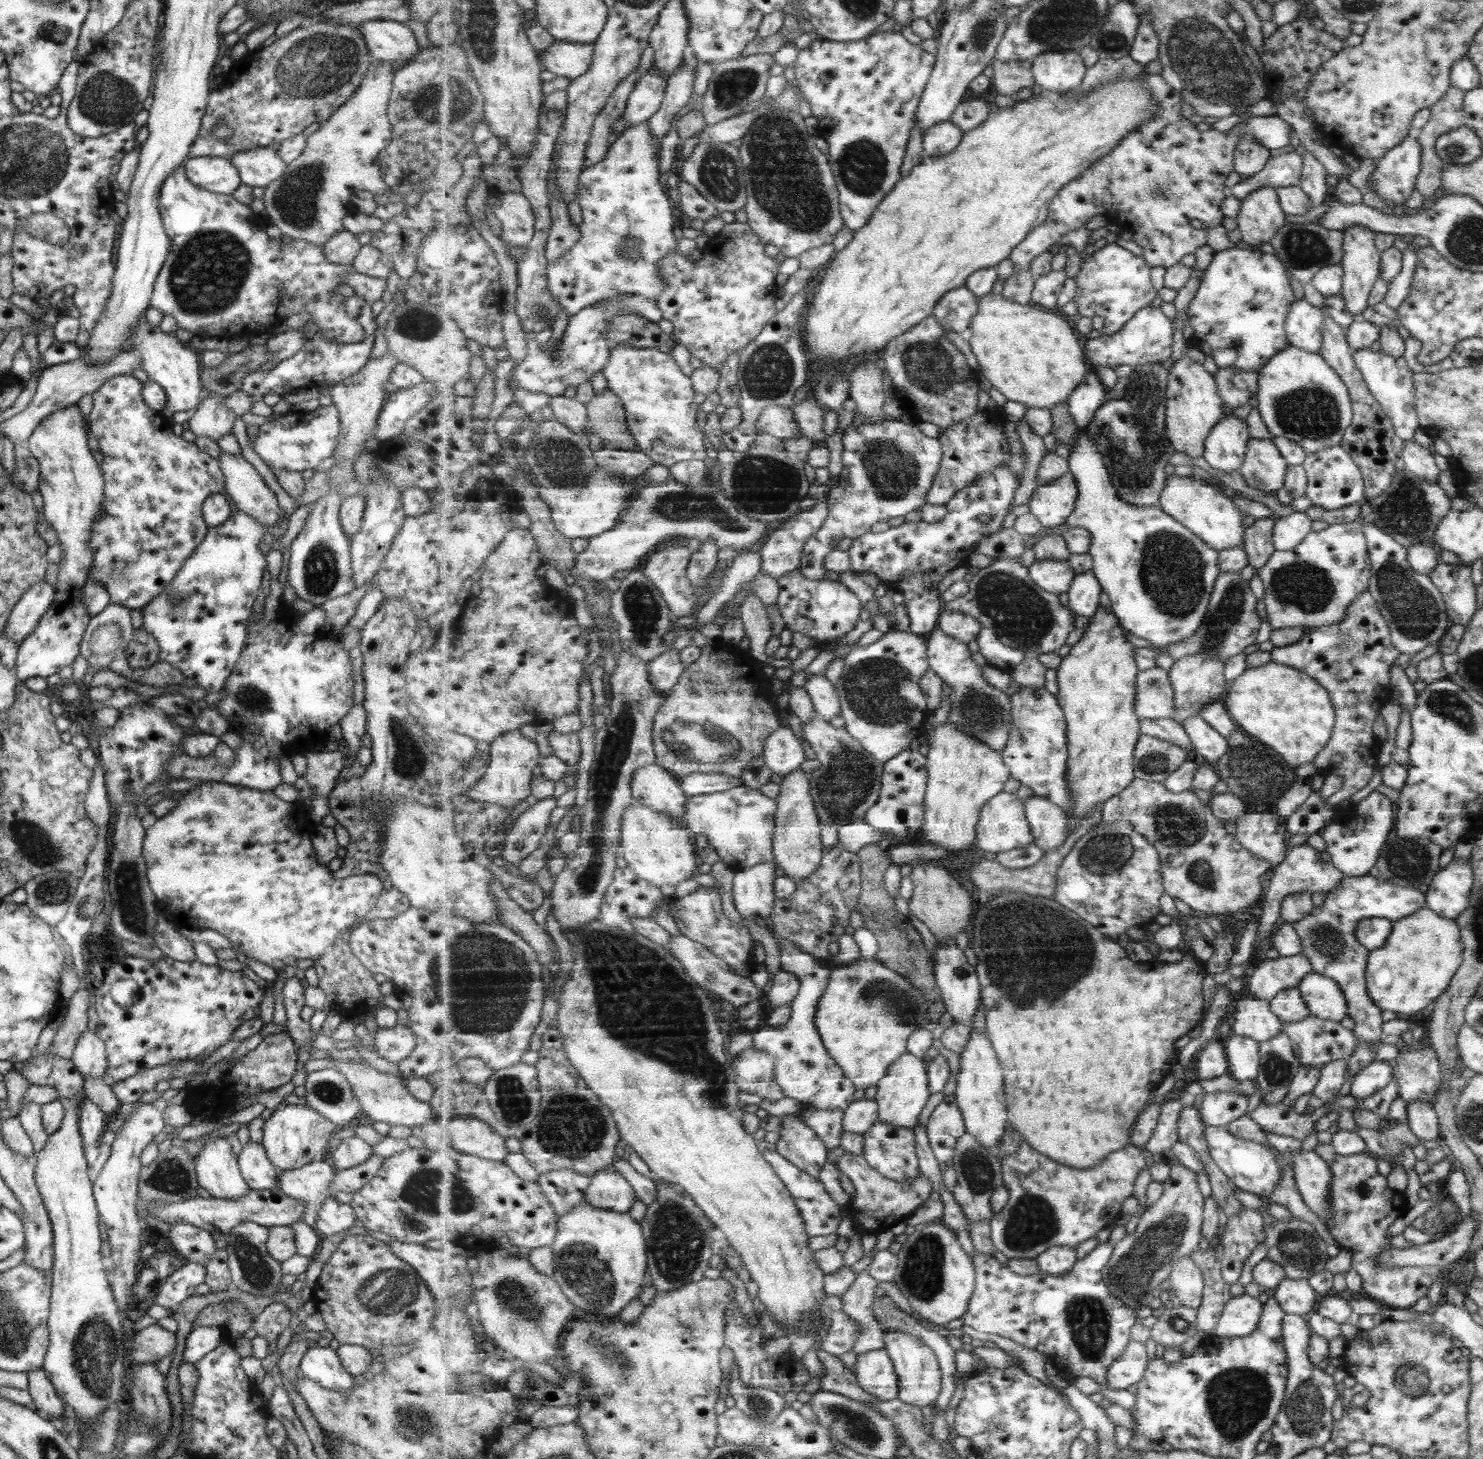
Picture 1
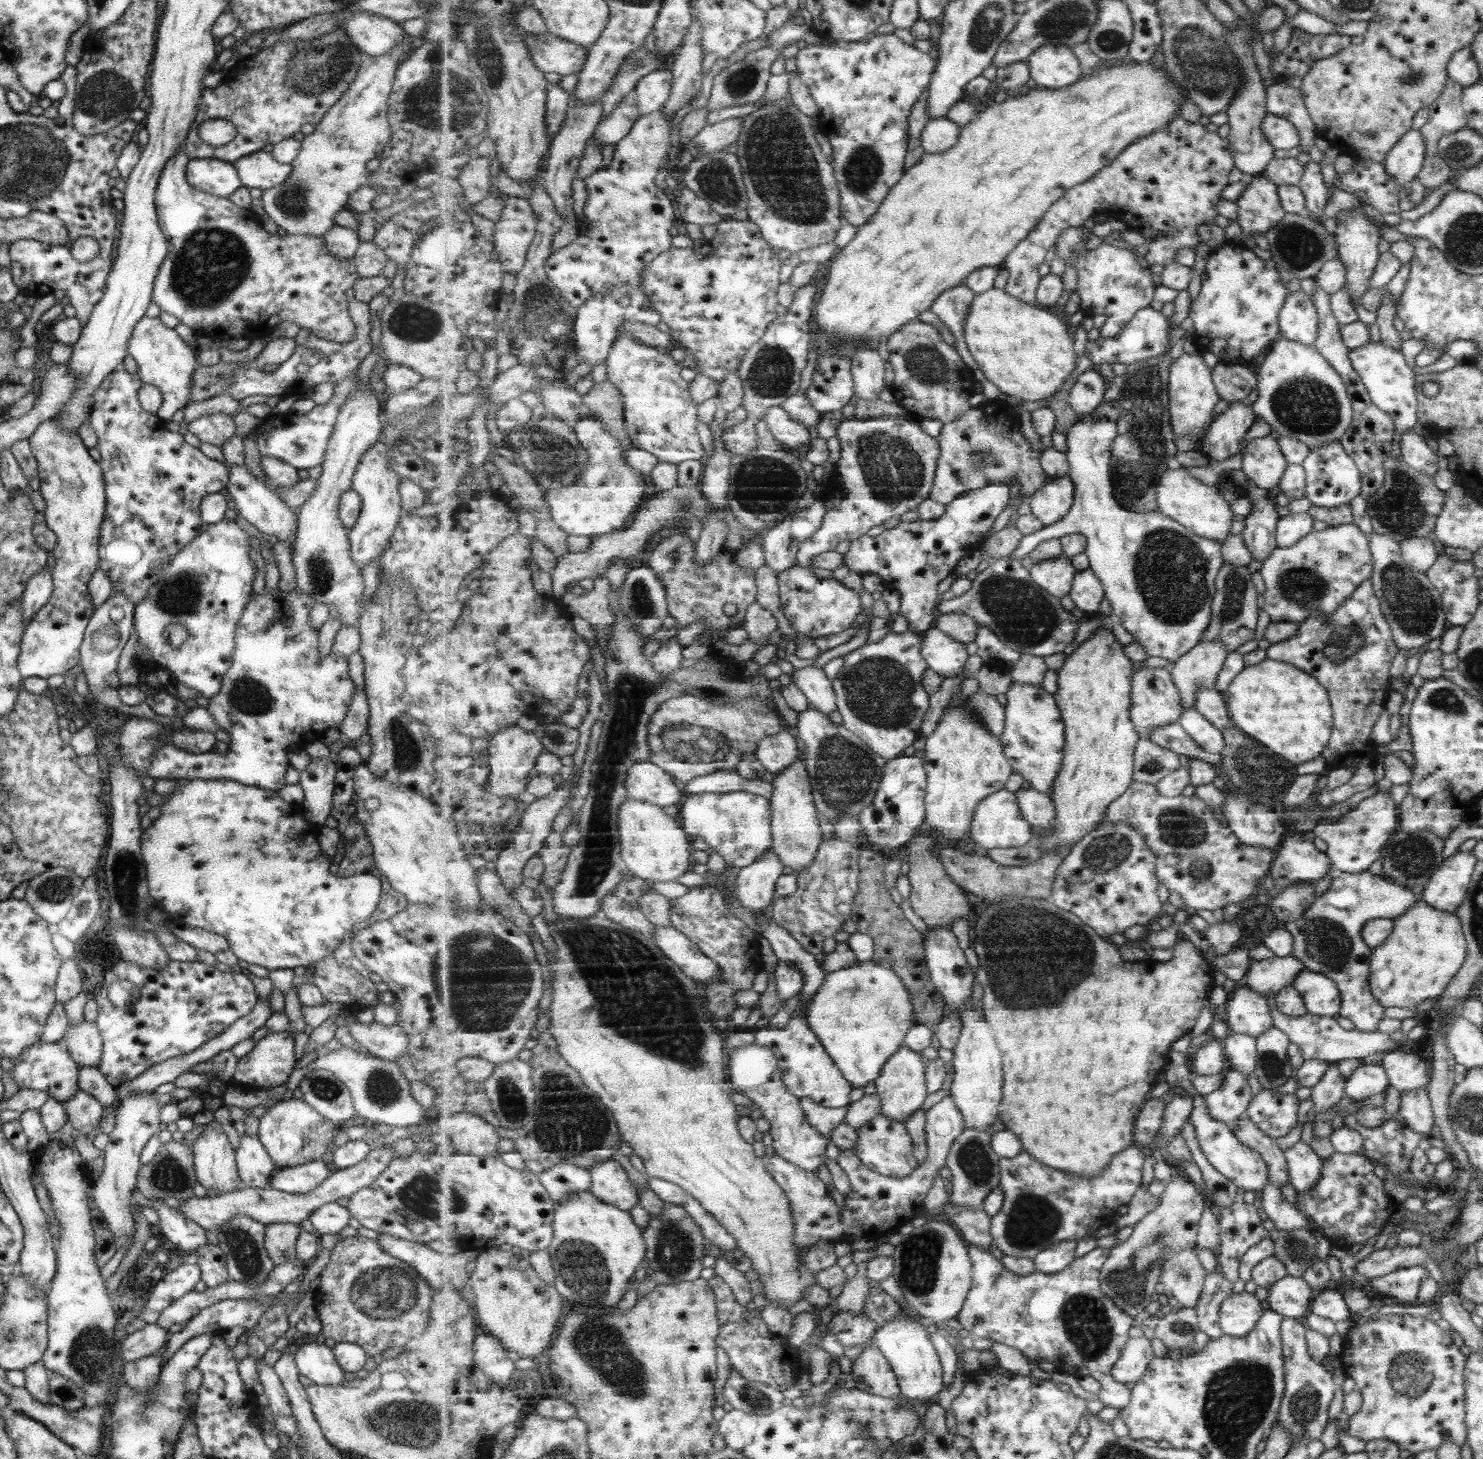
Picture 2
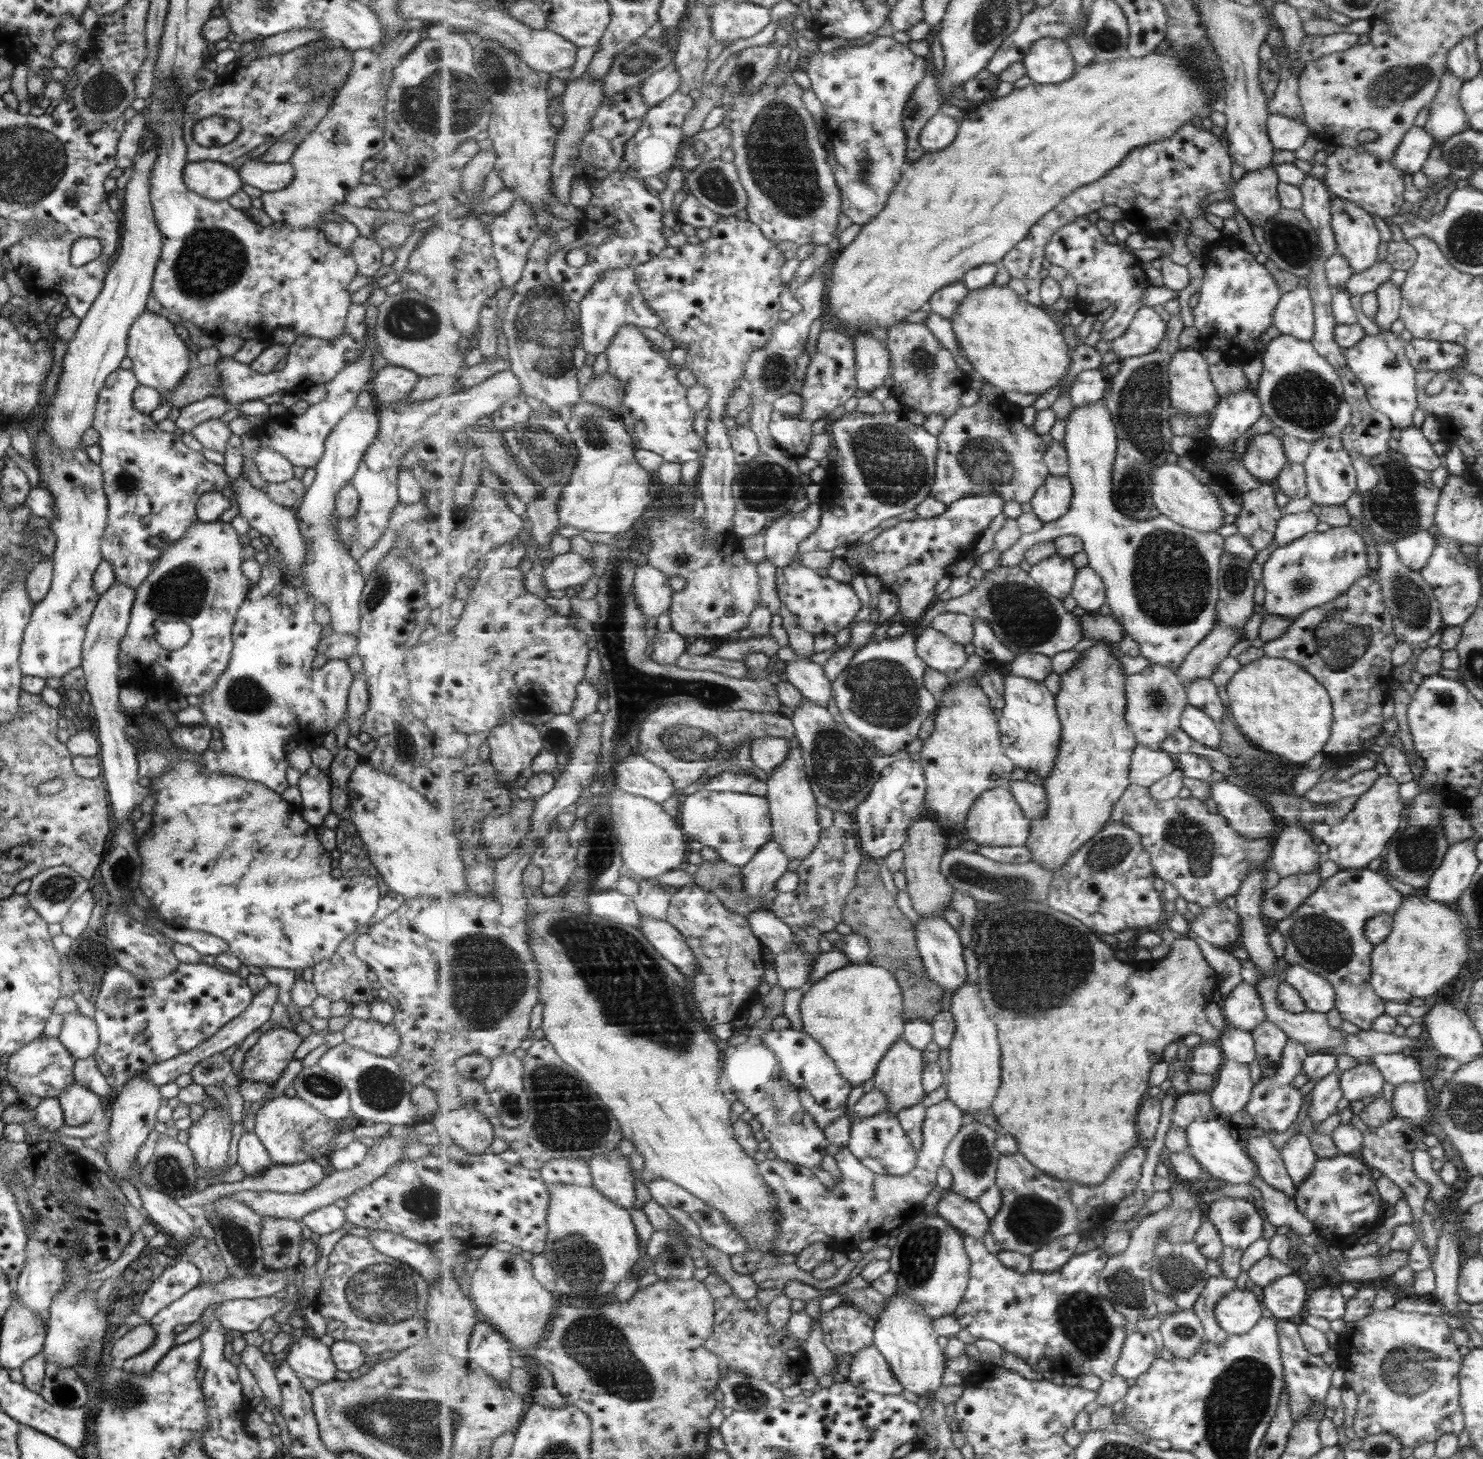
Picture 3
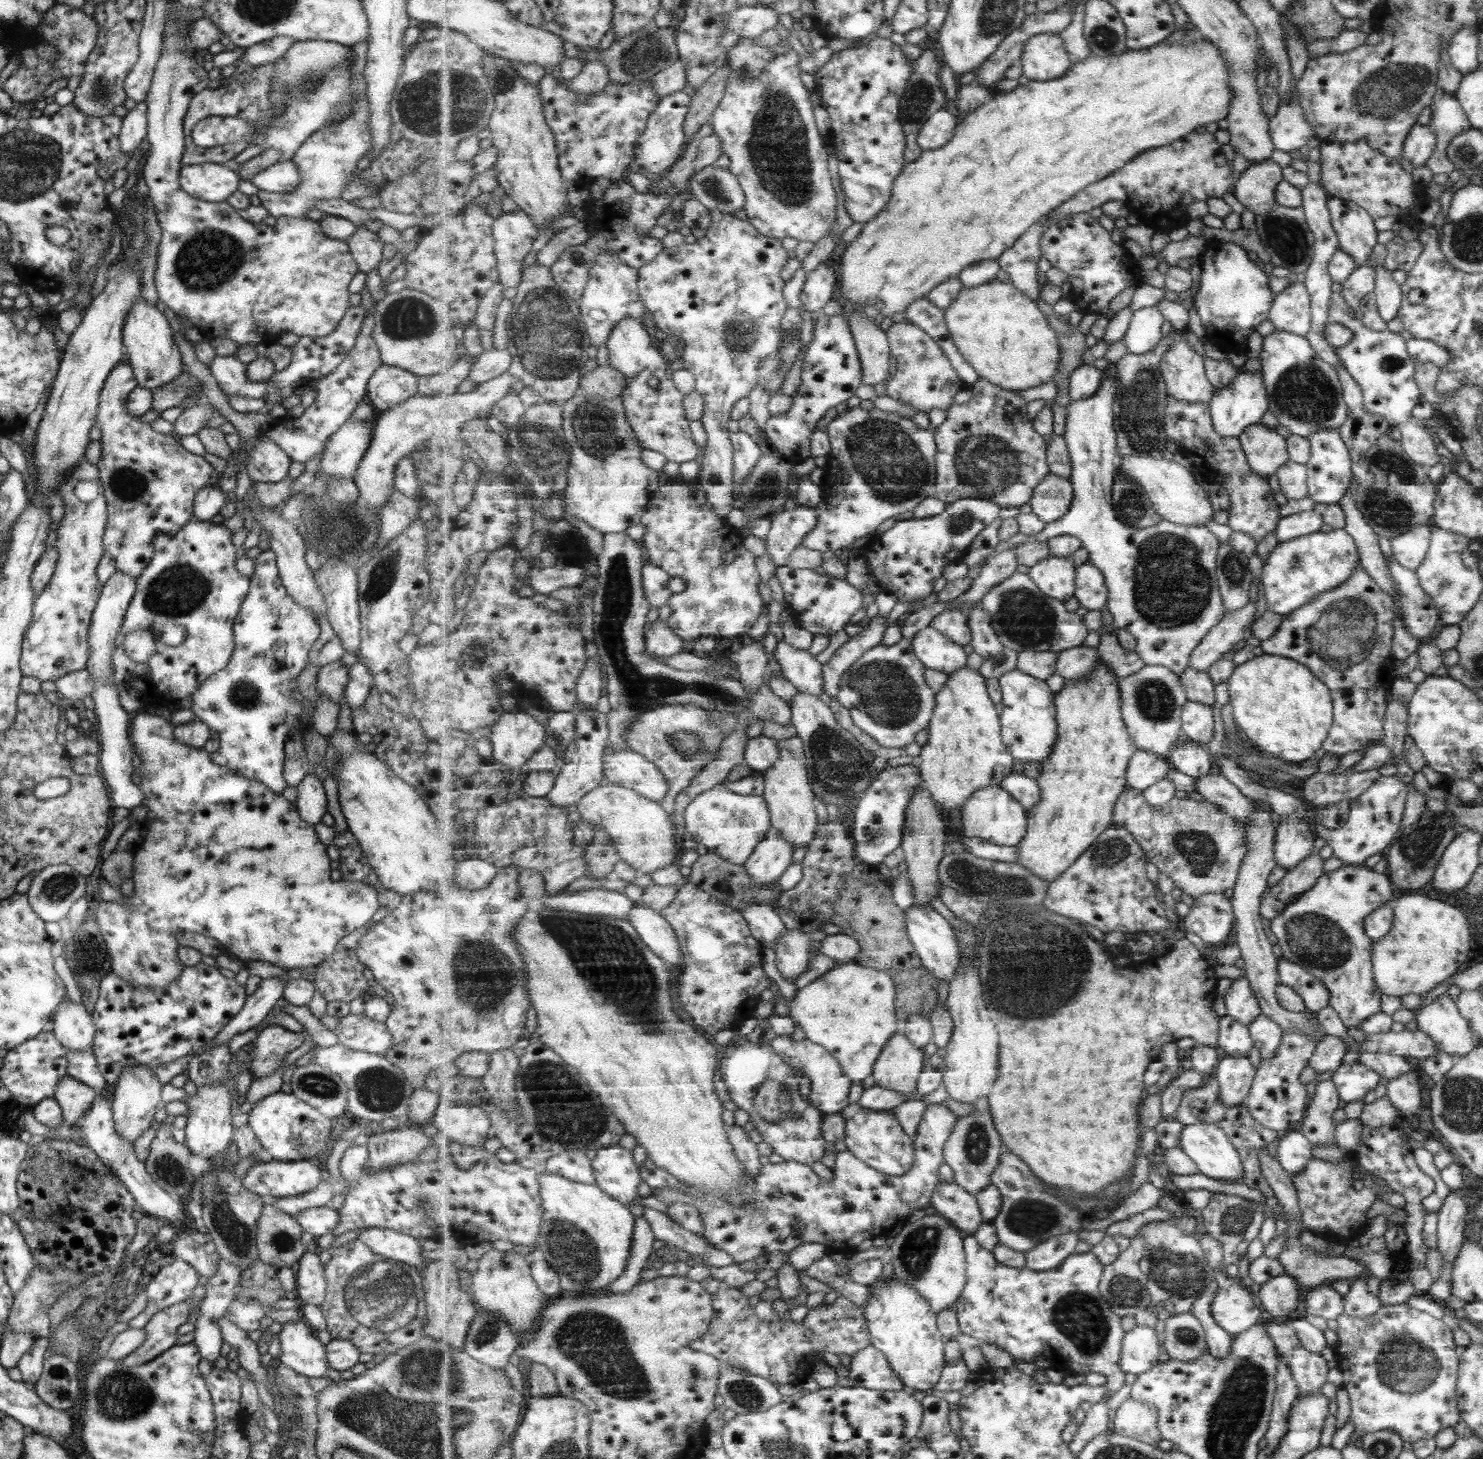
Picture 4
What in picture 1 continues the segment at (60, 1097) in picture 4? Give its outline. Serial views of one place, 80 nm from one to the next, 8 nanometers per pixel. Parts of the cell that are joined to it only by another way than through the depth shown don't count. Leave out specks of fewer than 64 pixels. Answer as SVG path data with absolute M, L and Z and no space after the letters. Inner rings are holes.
M81 1100L77 1110L77 1131L81 1137L81 1143L85 1146L97 1146L103 1132L105 1132L105 1114L97 1106L87 1100Z

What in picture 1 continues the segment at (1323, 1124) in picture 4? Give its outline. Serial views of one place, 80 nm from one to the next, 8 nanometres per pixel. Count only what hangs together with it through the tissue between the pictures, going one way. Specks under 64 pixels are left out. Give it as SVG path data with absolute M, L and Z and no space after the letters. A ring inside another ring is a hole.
M1331 1060L1319 1069L1319 1077L1311 1094L1317 1097L1323 1105L1337 1093L1344 1091L1344 1073L1346 1072L1346 1062L1343 1060Z

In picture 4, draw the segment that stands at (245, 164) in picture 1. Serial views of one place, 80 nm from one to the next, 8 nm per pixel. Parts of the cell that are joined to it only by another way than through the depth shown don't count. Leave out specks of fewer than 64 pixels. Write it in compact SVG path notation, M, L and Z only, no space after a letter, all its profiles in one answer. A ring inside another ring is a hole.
M275 161L272 166L249 179L258 190L278 194L291 193L299 185L299 176L294 164L289 161Z

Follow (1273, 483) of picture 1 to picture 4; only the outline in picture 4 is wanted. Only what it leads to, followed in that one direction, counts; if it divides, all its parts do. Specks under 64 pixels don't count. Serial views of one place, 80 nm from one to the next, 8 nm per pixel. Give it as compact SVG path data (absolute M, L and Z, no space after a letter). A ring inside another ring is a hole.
M1255 423L1236 437L1249 468L1261 476L1275 474L1289 460L1286 439L1273 428Z

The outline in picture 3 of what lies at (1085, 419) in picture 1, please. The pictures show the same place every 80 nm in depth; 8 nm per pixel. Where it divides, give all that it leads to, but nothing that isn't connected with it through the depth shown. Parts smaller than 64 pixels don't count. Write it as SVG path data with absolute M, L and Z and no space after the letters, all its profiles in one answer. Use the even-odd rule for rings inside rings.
M1101 368L1082 370L1069 388L1070 397L1076 407L1089 406L1105 398L1107 380Z

